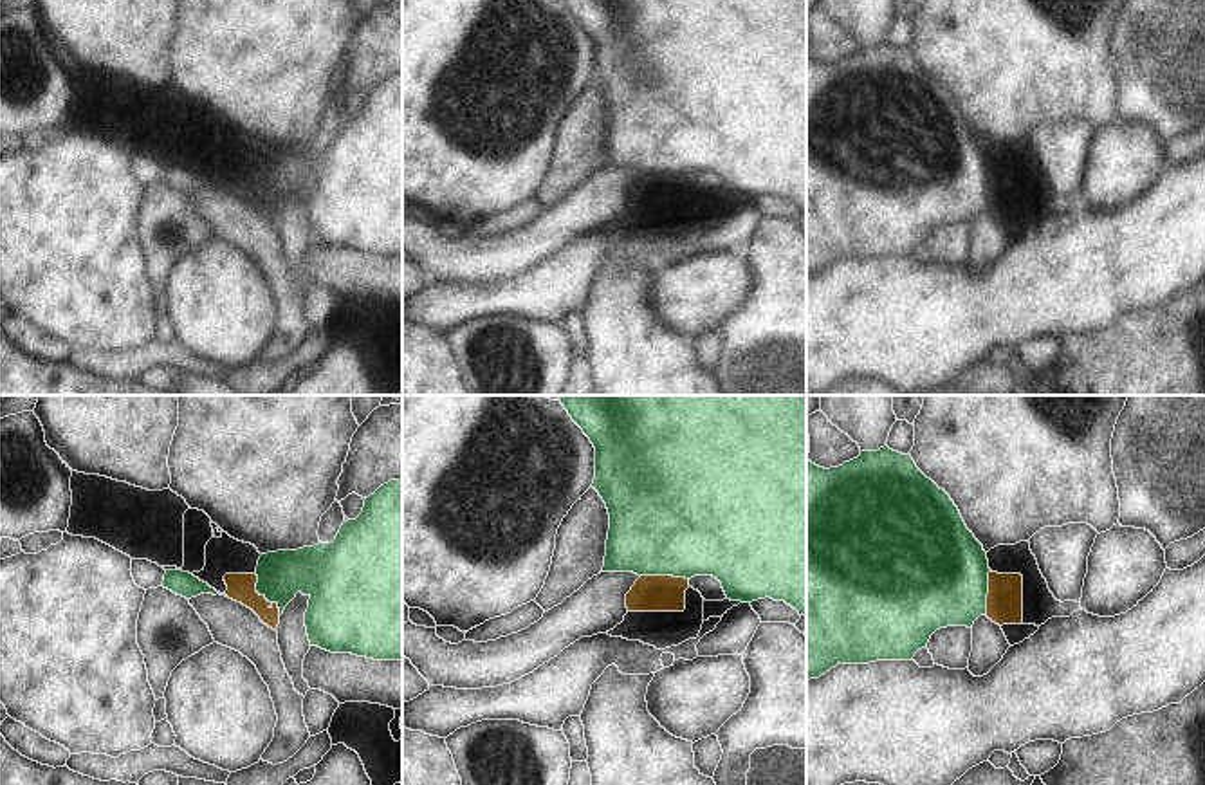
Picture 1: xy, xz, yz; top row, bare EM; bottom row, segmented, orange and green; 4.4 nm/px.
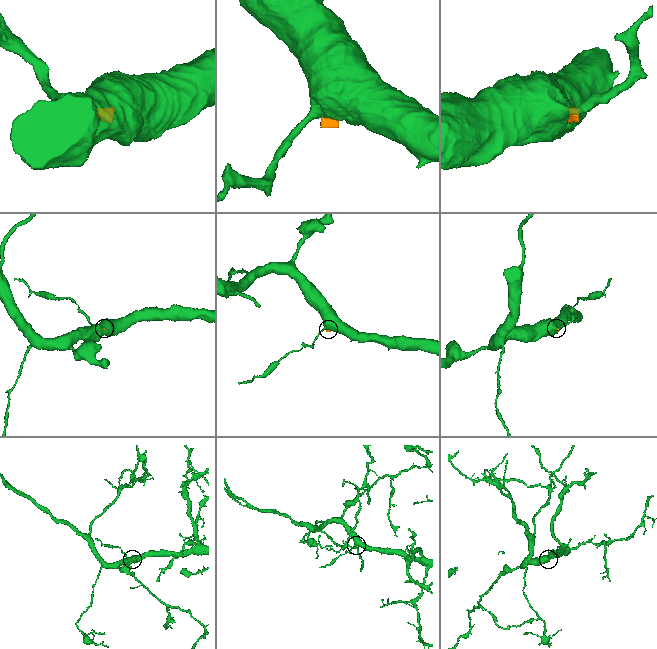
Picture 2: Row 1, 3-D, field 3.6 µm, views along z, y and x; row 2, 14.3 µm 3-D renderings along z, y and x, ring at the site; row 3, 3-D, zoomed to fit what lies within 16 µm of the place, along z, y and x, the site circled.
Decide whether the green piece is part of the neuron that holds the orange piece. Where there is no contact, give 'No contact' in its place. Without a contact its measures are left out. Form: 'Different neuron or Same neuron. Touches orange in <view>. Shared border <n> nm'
Same neuron. Touches orange in xy. Shared border 220 nm

